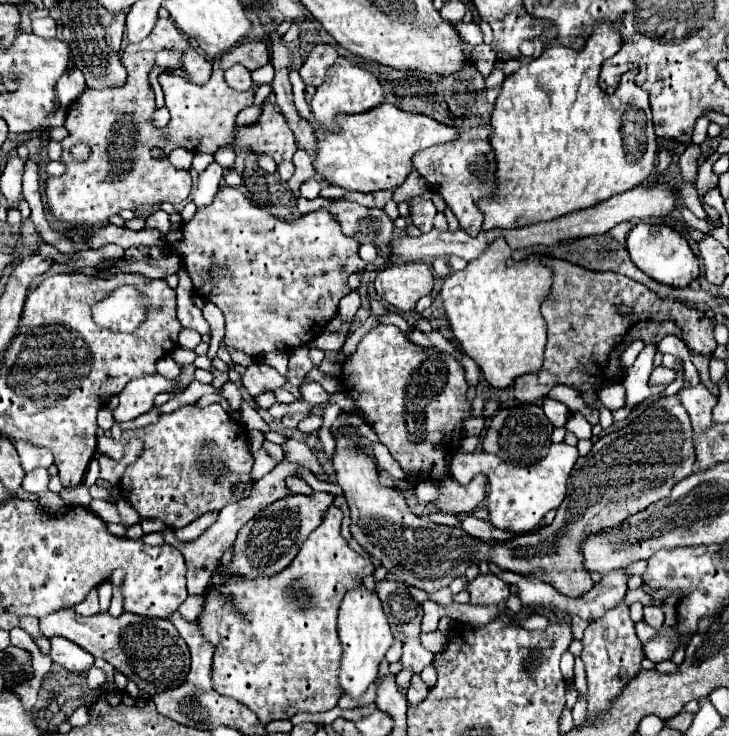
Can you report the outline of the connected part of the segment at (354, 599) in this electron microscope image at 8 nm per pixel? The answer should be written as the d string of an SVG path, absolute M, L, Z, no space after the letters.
M359 586L345 594L341 610L339 610L339 640L343 644L343 658L341 658L341 672L339 672L339 688L351 696L353 700L359 700L369 684L379 674L379 664L383 662L387 650L395 642L393 632L389 628L389 622L381 610L381 602L377 594L365 590L365 586Z

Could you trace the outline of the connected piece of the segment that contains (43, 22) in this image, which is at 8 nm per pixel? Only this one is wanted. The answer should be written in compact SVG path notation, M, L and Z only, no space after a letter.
M47 16L47 18L33 18L31 26L33 26L33 32L37 36L41 36L41 38L43 36L51 38L51 36L55 36L55 30L57 30L57 22L51 16Z

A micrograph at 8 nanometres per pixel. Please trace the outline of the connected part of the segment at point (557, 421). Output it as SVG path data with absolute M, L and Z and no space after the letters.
M545 398L543 410L545 410L547 418L551 420L551 424L553 424L555 428L565 426L567 416L569 416L569 408L567 408L565 404L561 404L561 402L557 402L557 400L551 400L551 398Z

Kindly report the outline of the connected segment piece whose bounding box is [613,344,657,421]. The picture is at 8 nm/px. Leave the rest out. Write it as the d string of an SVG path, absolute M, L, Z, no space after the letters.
M645 344L643 350L641 350L641 354L637 356L635 364L625 372L623 386L626 390L626 402L623 408L613 412L615 421L625 420L630 415L631 409L635 404L641 404L643 400L651 398L653 392L647 386L647 380L649 380L649 374L653 370L655 350L657 350L655 344L653 346Z

